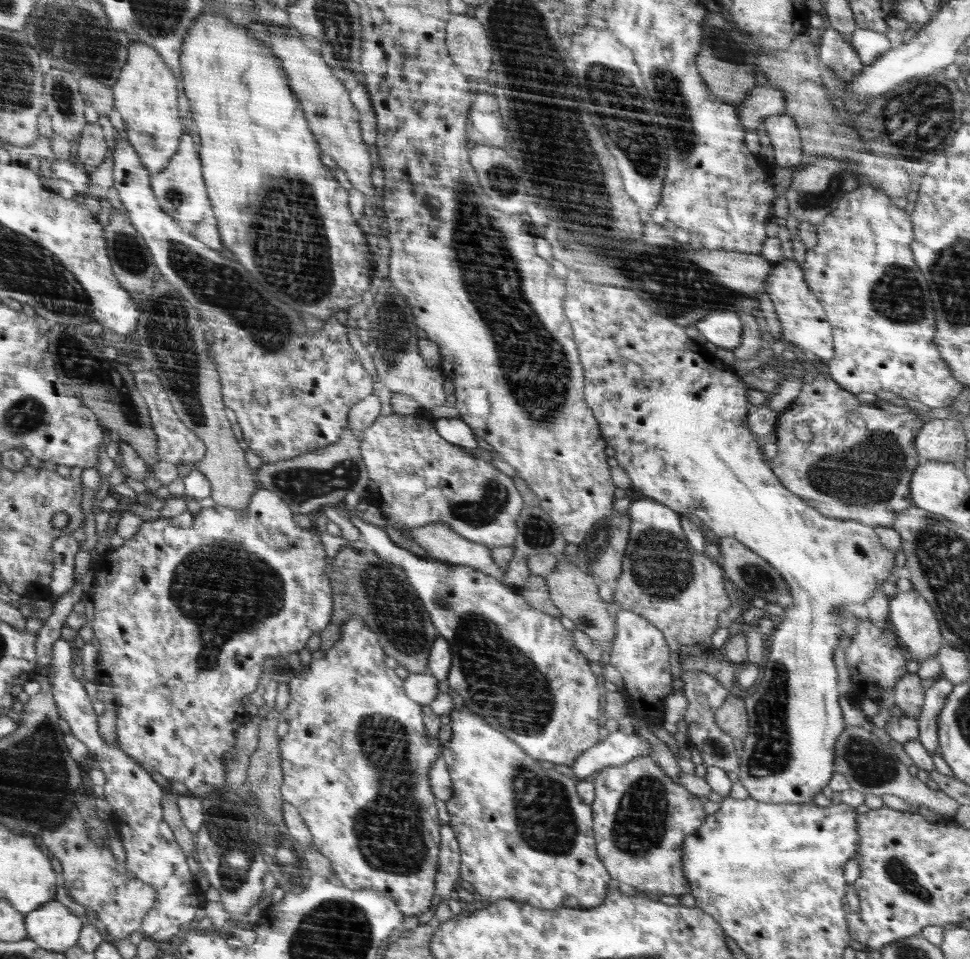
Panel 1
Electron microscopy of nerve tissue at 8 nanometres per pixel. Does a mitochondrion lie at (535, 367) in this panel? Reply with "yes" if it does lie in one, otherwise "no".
yes

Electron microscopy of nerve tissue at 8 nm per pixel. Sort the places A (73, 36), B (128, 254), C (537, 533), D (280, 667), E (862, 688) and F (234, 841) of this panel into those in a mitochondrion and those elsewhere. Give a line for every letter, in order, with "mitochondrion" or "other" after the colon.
A: mitochondrion
B: mitochondrion
C: mitochondrion
D: mitochondrion
E: other
F: mitochondrion

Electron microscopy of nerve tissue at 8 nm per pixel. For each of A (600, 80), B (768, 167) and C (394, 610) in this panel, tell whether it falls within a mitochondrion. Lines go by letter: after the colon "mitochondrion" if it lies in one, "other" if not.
A: mitochondrion
B: other
C: mitochondrion

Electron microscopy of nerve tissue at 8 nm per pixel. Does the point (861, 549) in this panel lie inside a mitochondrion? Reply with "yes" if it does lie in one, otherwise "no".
yes

